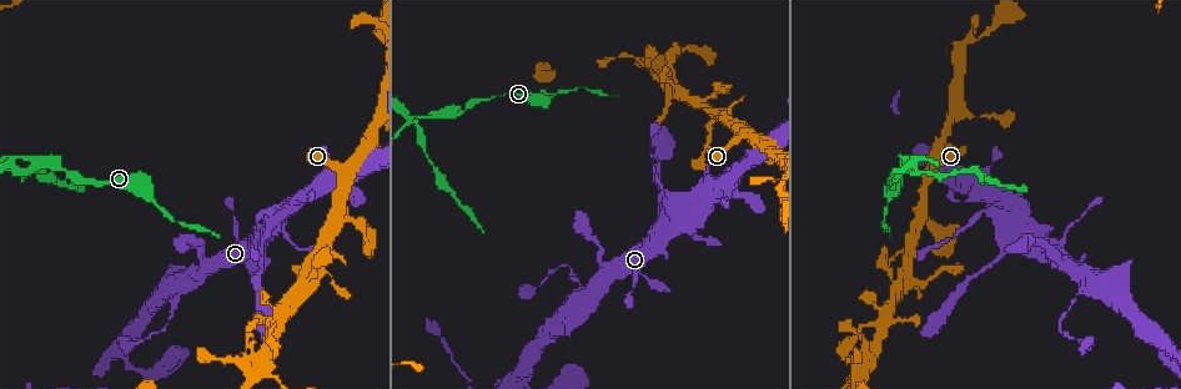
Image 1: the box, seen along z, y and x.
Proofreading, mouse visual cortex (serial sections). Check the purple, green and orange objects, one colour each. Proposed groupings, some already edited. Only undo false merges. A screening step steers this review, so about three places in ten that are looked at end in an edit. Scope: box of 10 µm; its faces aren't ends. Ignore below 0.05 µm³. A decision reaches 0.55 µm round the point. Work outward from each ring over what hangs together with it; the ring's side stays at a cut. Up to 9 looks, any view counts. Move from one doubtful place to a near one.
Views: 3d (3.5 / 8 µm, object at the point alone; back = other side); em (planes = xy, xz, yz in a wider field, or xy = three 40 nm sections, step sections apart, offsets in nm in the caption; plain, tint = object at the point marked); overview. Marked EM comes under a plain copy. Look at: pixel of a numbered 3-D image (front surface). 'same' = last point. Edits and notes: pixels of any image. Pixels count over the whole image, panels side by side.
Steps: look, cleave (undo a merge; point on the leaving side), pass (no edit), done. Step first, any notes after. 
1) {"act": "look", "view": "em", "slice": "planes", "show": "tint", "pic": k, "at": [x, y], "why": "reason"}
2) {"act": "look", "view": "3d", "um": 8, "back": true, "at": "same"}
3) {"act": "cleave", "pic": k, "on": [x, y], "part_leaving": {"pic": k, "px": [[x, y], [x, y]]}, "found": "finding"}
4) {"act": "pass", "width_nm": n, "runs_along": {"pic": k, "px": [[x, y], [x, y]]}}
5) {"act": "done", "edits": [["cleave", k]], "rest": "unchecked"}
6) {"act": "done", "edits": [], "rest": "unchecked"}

{"act": "look", "view": "3d", "um": 8, "pic": 1, "at": [905, 161], "why": "narrows sharply"}

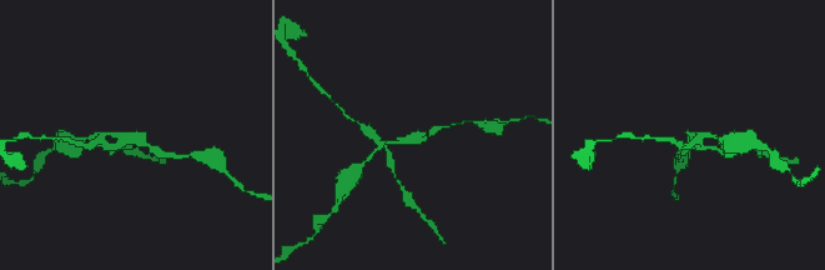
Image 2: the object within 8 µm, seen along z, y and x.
{"act": "look", "view": "em", "slice": "xy", "step": 1, "show": "tint", "at": "same", "arms": 3, "arm_widths_nm": [150, 150, 150]}

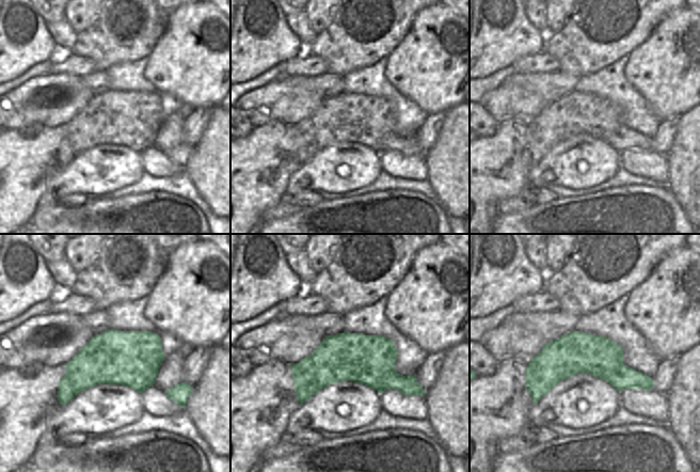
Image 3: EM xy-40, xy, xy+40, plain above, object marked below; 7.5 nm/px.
{"act": "cleave", "pic": 2, "on": [366, 129], "border": {"pic": 3, "px": [[531, 359], [541, 368], [531, 397]]}, "found": "a second cell is stuck on"}

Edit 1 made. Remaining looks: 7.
{"act": "look", "view": "overview", "why": "redraw"}

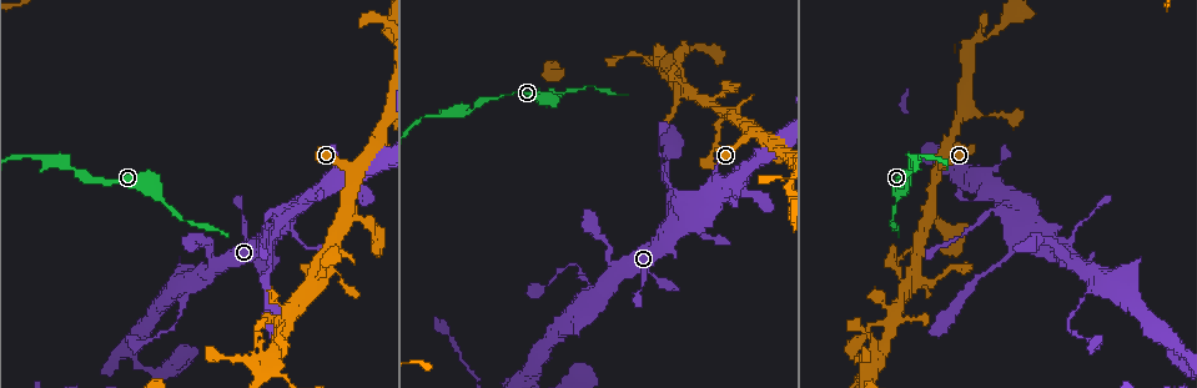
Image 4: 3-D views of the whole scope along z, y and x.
{"act": "look", "view": "3d", "um": 3.5, "pic": 4, "at": [771, 143], "why": "abrupt turn"}

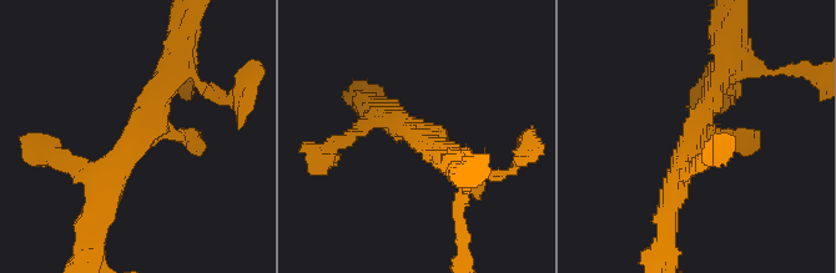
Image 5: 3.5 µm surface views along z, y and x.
{"act": "pass", "runs_along": {"pic": 5, "px": [[80, 172], [115, 168], [172, 72]]}, "found": "all the same cell"}

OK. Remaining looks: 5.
{"act": "look", "view": "3d", "um": 3.5, "pic": 4, "at": [914, 276], "why": "branch point"}

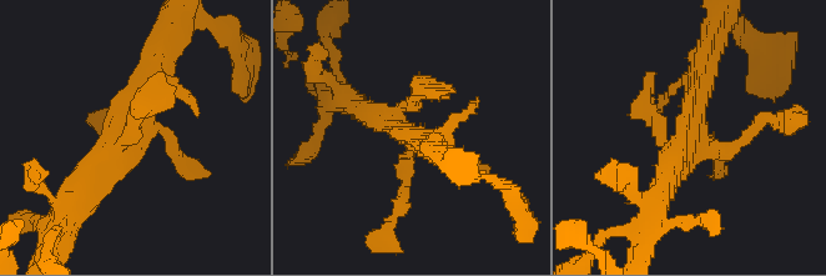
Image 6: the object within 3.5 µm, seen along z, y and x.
{"act": "look", "view": "em", "slice": "xy", "step": 1, "show": "tint", "pic": 6, "at": [410, 133], "why": "need the tissue"}

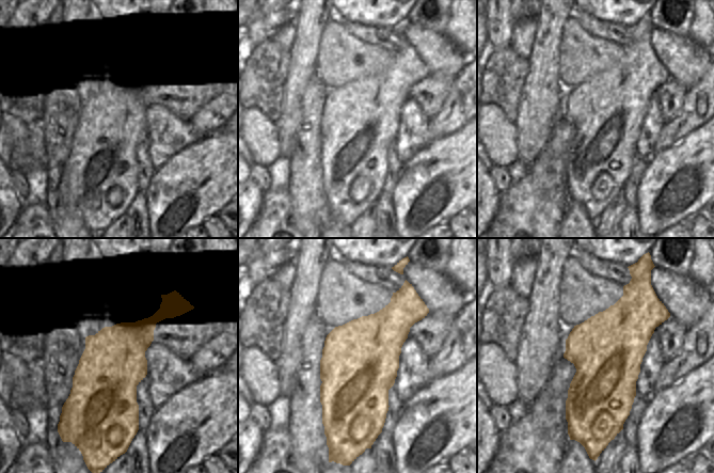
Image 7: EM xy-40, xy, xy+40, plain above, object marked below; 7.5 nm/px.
{"act": "pass", "width_nm": 600, "runs_along": {"pic": 6, "px": [[160, 61], [134, 130], [76, 192]]}, "found": "one cell here"}

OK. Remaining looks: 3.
{"act": "look", "view": "3d", "um": 3.5, "pic": 4, "at": [273, 357], "why": "abrupt turn"}

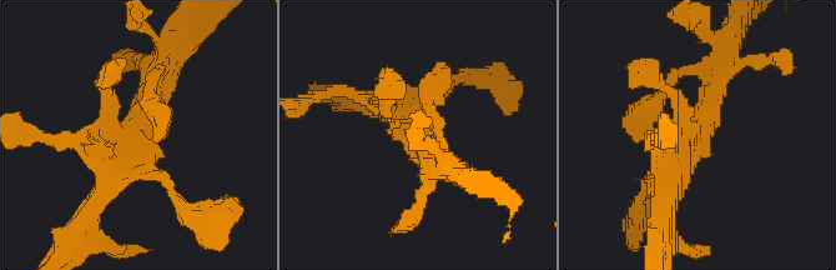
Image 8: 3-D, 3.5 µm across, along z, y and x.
{"act": "look", "view": "em", "slice": "xy", "step": 1, "show": "tint", "pic": 8, "at": [697, 143]}

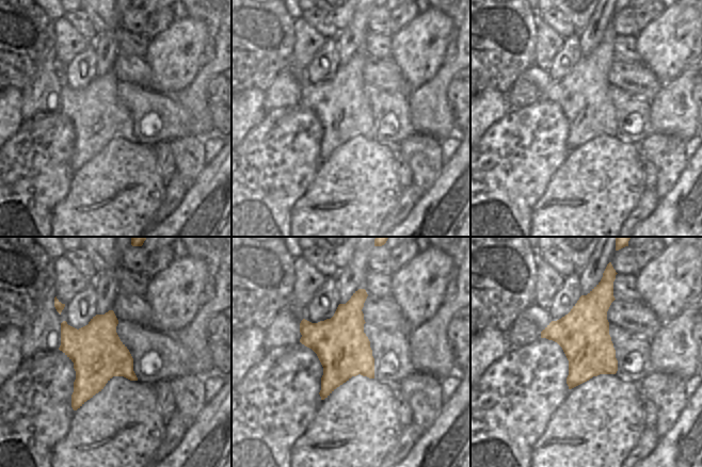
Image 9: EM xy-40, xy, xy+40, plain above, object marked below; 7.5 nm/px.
{"act": "look", "view": "em", "slice": "xy", "step": 5, "show": "tint", "at": "same", "why": "another direction"}

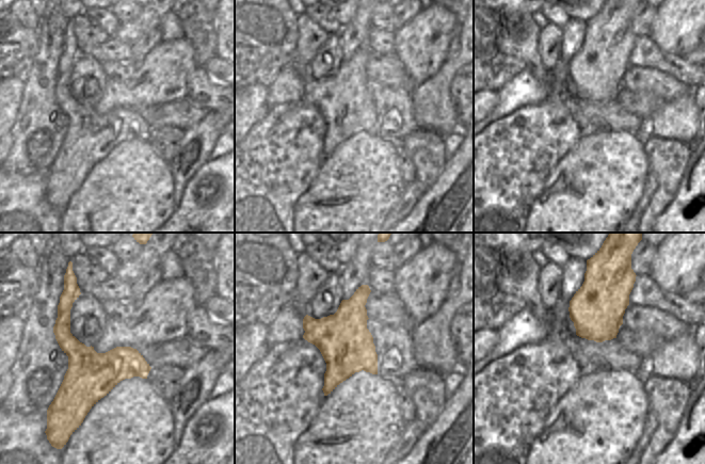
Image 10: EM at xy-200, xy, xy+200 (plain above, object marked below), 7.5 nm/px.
{"act": "pass", "runs_along": {"pic": 8, "px": [[164, 69], [121, 161], [79, 139]]}, "found": "all the same cell"}

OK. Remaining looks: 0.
{"act": "done", "edits": [["cleave", 2]], "rest": "unchecked"}

